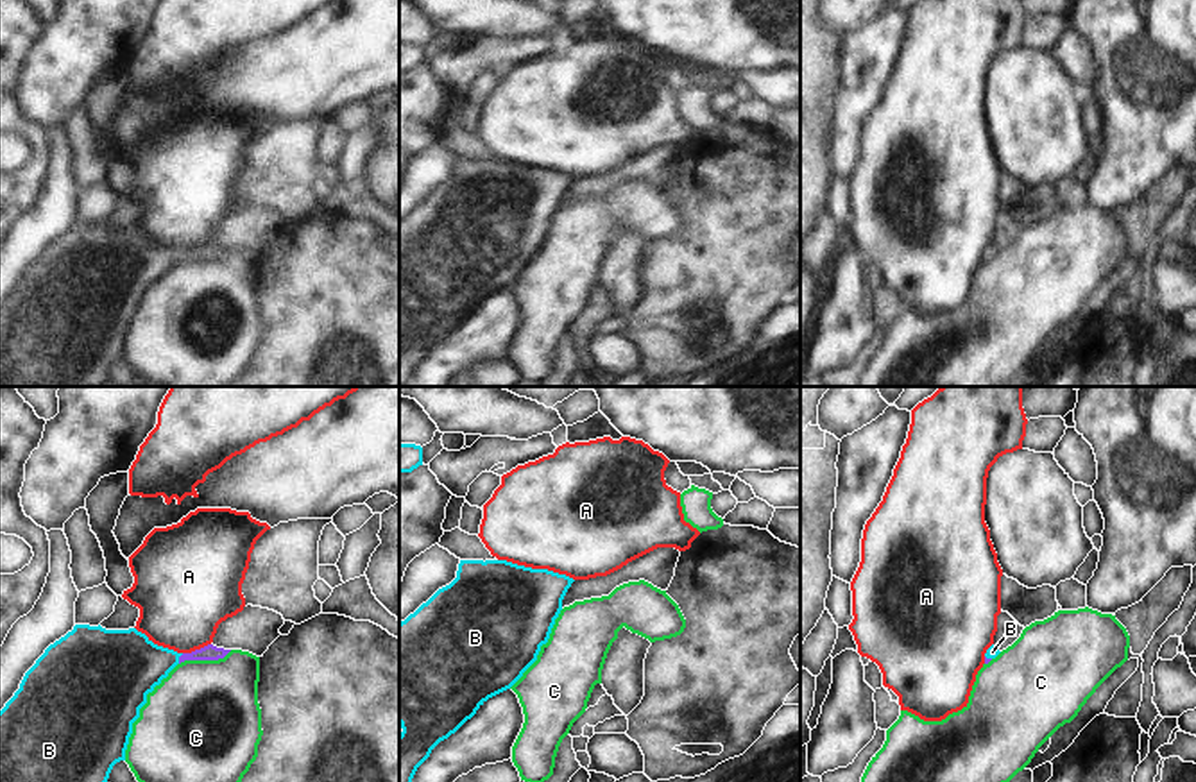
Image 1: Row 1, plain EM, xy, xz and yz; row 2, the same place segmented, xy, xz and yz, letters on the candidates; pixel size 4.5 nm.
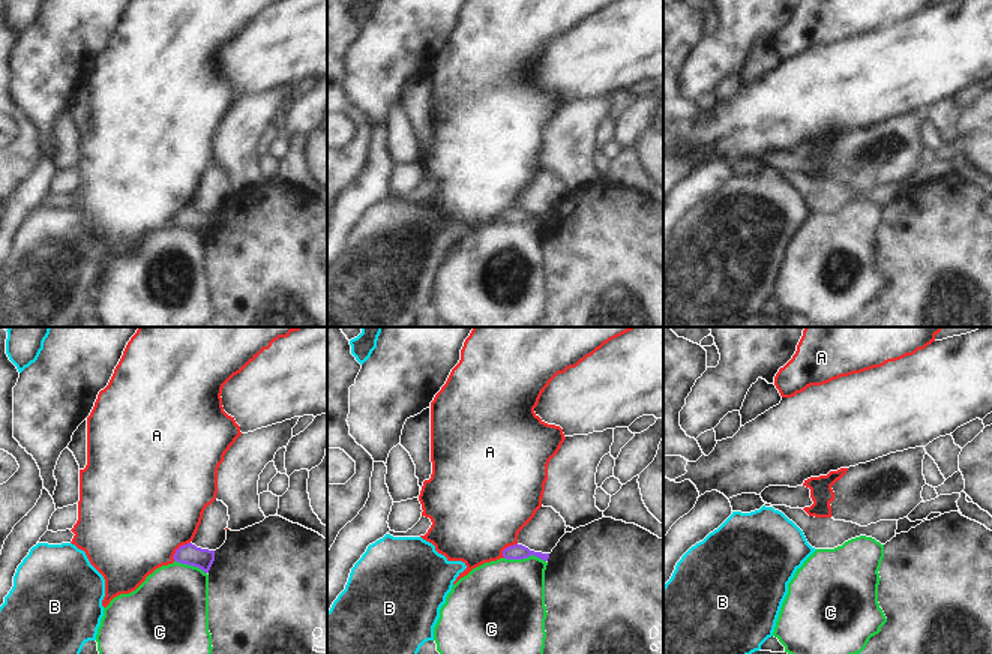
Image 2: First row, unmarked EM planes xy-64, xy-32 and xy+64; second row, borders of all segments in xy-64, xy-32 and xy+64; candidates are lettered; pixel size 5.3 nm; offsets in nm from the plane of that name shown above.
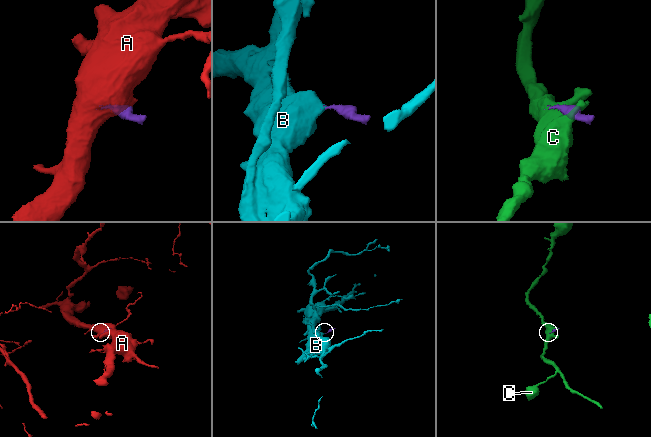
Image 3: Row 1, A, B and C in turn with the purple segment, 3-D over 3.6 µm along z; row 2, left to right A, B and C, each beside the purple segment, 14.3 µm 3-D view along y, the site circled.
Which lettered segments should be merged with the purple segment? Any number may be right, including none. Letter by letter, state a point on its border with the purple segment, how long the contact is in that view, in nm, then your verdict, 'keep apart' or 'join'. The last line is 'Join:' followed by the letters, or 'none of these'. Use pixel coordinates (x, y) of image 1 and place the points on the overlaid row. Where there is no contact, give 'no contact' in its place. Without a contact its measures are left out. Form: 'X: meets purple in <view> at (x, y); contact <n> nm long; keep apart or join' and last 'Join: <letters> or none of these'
A: meets purple in xy at (196, 650); contact 140 nm long; keep apart
B: meets purple in xy at (179, 659); contact 50 nm long; join
C: meets purple in xy at (205, 659); contact 240 nm long; keep apart
Join: B

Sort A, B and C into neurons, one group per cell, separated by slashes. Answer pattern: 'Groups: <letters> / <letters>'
Groups: A / B / C

